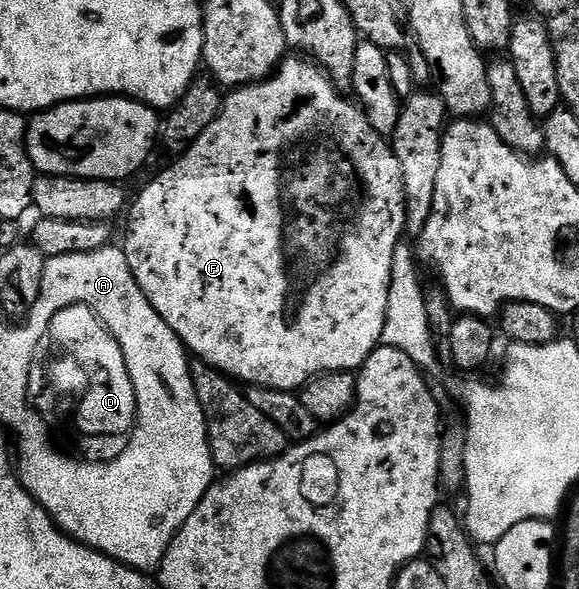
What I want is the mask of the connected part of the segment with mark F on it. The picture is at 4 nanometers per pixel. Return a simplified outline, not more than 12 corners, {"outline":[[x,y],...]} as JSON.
{"outline":[[305,56],[132,199],[180,345],[297,392],[381,345],[405,189]]}

